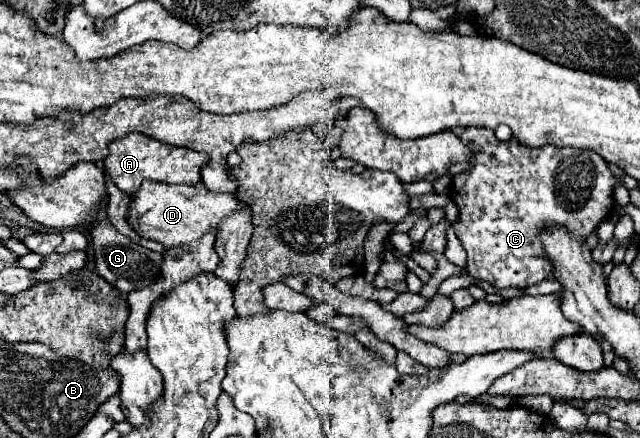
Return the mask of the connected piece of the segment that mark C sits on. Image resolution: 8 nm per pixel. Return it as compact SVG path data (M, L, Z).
M469 127L461 133L461 141L471 149L473 167L453 177L451 195L459 207L459 219L453 223L455 235L467 251L467 271L475 279L483 279L499 289L505 287L529 287L549 277L553 263L543 253L541 235L549 229L565 229L569 235L589 237L597 225L613 211L613 185L615 177L609 171L603 157L585 149L553 147L545 145L529 149L517 143L517 139L497 141L491 129Z

